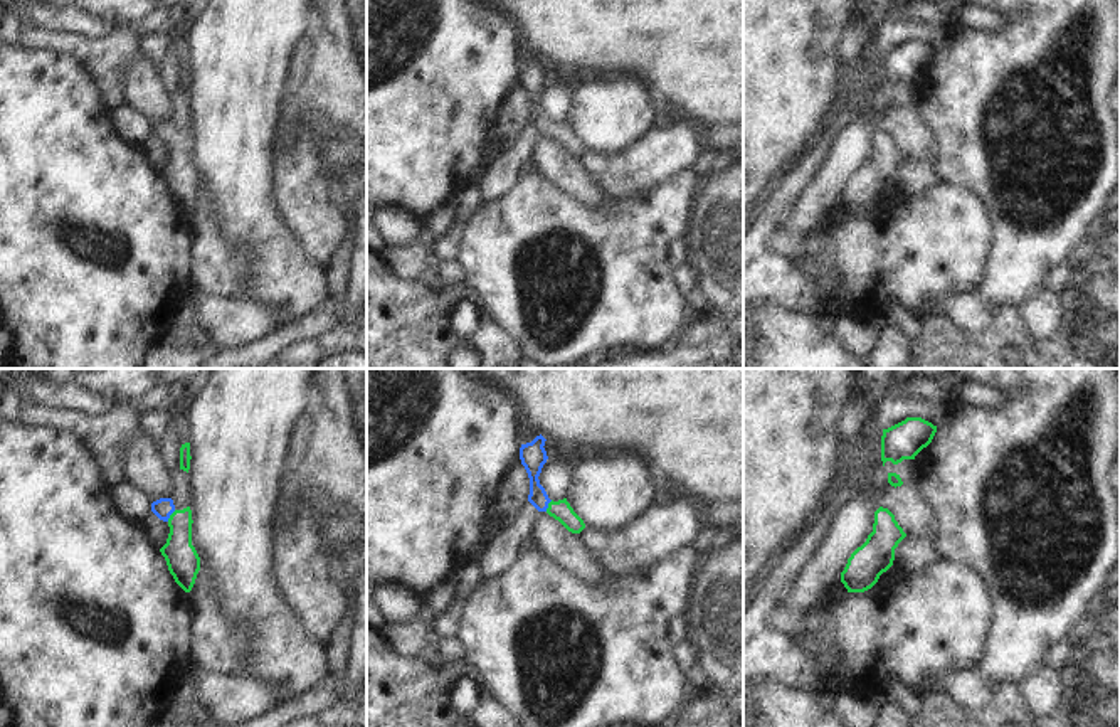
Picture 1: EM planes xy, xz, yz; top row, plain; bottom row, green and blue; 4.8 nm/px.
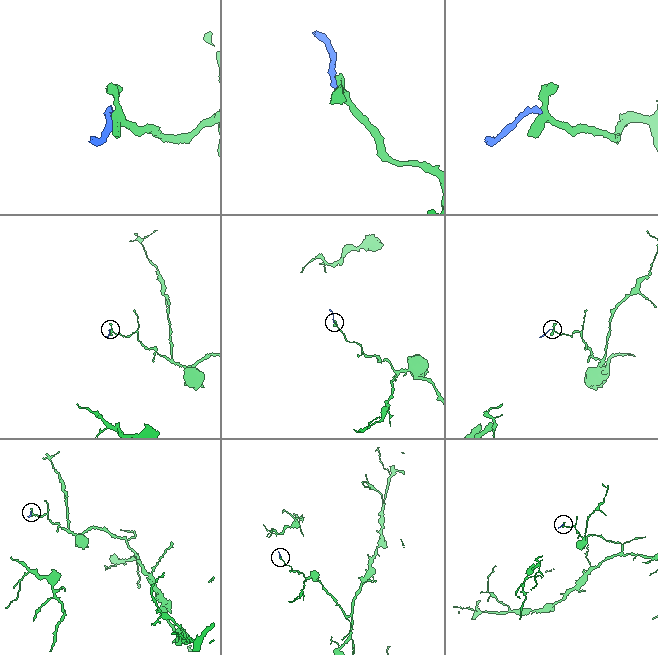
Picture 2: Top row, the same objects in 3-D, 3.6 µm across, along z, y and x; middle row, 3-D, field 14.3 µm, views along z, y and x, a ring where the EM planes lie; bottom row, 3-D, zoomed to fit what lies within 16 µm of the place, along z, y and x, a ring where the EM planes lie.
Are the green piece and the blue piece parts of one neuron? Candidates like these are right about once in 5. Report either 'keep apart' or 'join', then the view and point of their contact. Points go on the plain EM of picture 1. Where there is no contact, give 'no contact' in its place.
join; meets green in xy at (170, 138)

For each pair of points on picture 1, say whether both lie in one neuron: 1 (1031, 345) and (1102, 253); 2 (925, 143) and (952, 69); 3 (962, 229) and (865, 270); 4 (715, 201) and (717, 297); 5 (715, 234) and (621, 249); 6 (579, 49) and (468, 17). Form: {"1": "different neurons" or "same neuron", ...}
{"1": "same neuron", "2": "different neurons", "3": "same neuron", "4": "same neuron", "5": "different neurons", "6": "different neurons"}

